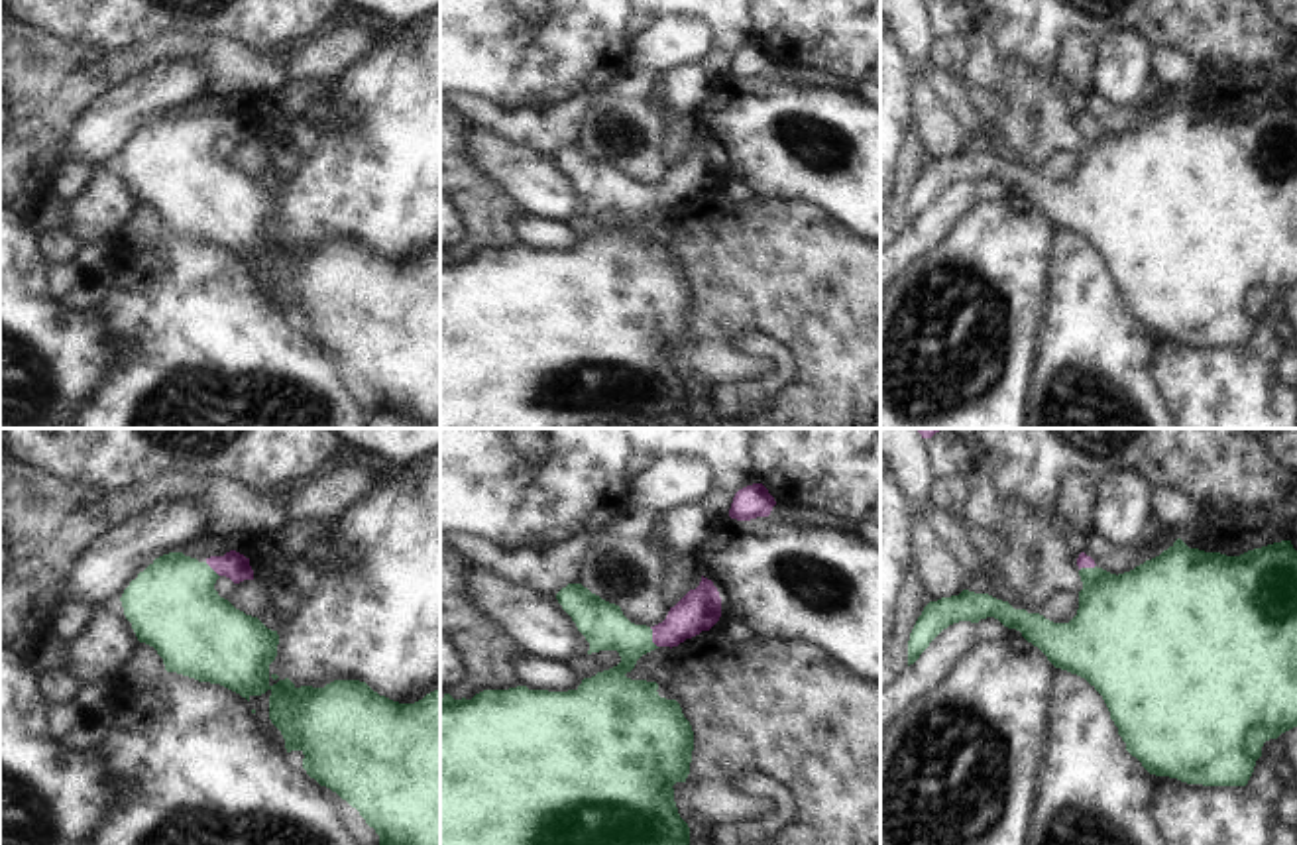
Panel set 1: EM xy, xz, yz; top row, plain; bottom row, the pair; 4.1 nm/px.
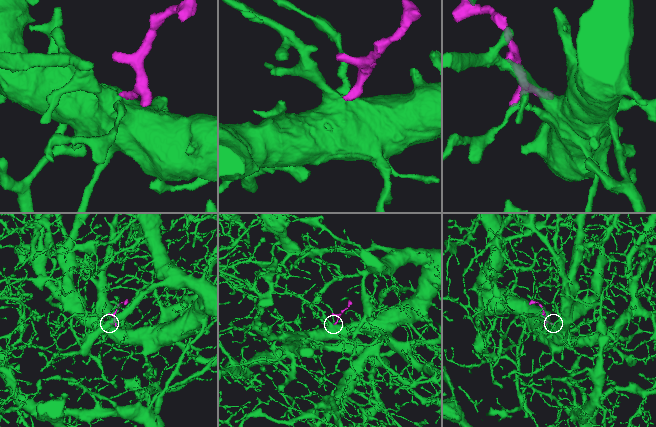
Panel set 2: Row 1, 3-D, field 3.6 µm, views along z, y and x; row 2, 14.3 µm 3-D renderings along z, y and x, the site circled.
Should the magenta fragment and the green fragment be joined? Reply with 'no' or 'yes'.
yes

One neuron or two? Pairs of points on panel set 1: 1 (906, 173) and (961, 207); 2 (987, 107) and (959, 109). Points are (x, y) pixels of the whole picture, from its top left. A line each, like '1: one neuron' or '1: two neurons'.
1: two neurons
2: two neurons

